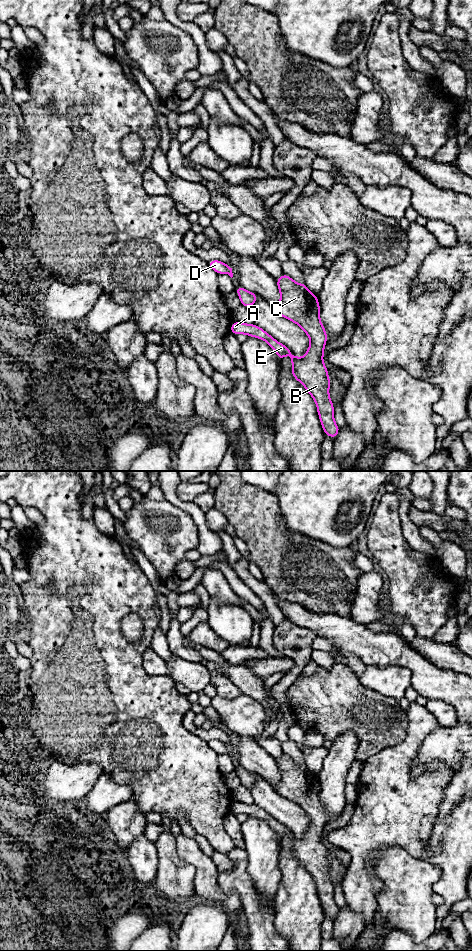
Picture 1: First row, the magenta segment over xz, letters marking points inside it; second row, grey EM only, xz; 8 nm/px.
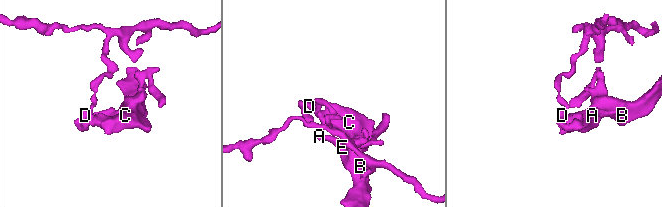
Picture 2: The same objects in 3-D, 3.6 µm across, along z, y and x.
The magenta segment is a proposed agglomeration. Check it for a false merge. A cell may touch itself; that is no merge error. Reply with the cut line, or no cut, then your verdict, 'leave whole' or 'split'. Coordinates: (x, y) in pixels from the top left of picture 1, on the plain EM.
cut in xz along (227, 745), (228, 753); split

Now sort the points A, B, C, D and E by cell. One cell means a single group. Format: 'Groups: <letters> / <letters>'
Groups: A B C E / D

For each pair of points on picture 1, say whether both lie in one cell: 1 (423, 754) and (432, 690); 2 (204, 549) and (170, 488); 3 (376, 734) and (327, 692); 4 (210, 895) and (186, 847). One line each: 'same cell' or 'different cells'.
1: different cells
2: same cell
3: same cell
4: same cell

